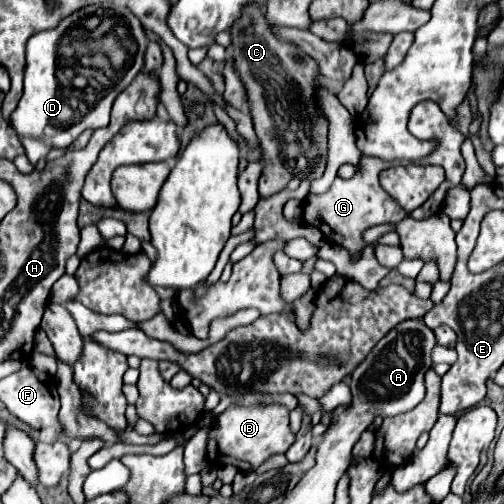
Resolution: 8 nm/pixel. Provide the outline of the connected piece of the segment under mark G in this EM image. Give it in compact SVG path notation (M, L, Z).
M361 156L361 164L355 172L353 178L335 178L331 188L323 194L313 194L309 192L305 202L303 202L303 222L309 226L319 228L329 242L339 244L341 248L349 250L351 260L365 248L363 232L375 224L383 222L399 222L405 218L405 210L379 186L379 172L387 170L397 164L407 164L407 160L375 160Z

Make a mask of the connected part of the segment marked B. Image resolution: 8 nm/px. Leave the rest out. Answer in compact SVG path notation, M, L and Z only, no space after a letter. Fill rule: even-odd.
M257 404L257 406L229 406L217 416L207 436L207 458L235 458L235 466L243 472L255 472L267 458L285 454L295 440L289 426L289 410L283 404Z

